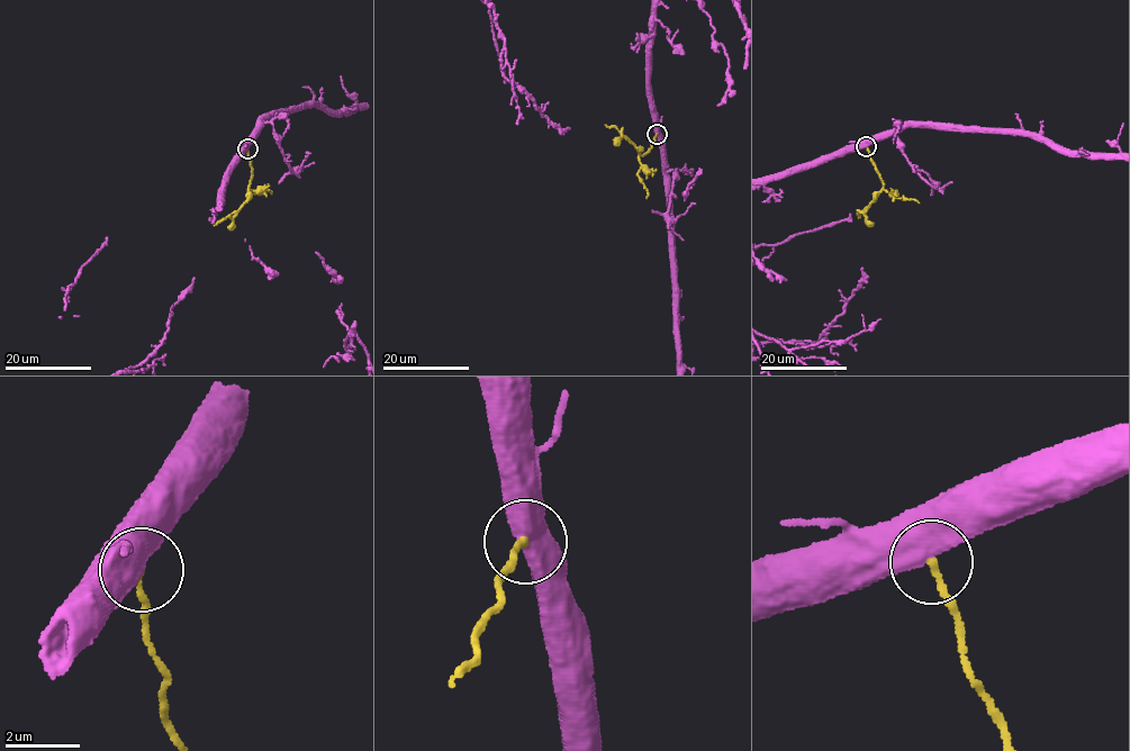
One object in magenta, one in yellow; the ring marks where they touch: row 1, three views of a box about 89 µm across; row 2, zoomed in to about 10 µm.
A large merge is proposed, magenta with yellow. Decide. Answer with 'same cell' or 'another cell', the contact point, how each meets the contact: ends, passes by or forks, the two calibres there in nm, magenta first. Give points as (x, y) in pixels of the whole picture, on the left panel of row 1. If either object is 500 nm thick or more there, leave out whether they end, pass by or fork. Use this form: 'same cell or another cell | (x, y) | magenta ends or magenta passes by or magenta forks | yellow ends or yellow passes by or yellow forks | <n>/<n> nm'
another cell | (247, 148) | 750/180 nm

